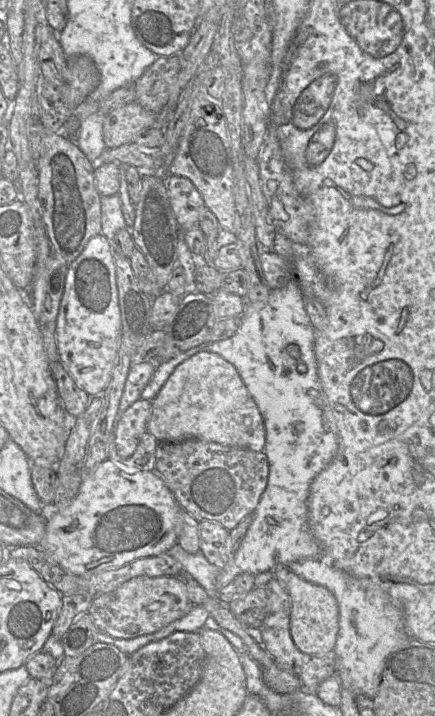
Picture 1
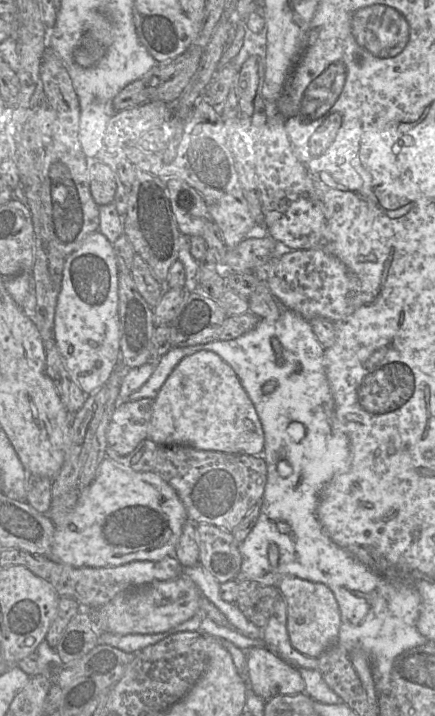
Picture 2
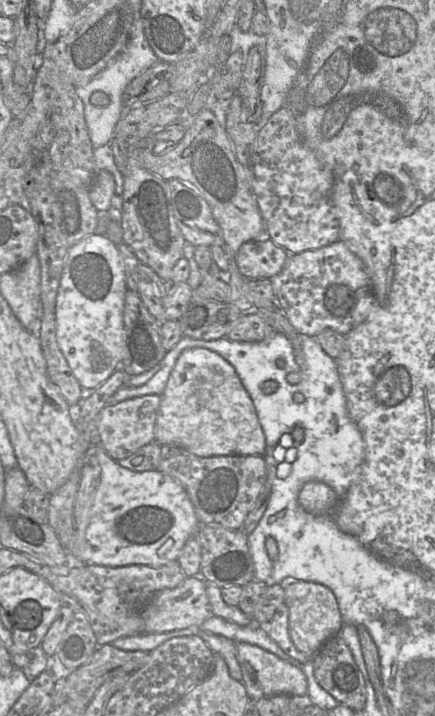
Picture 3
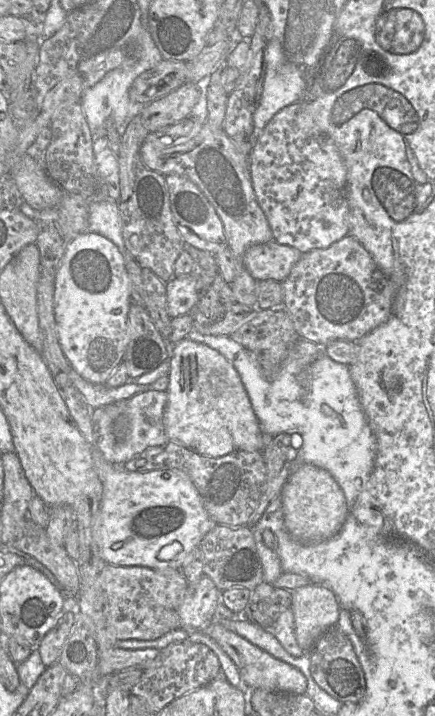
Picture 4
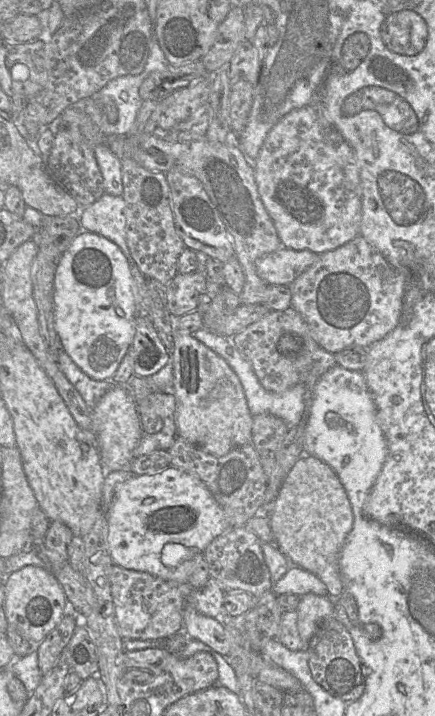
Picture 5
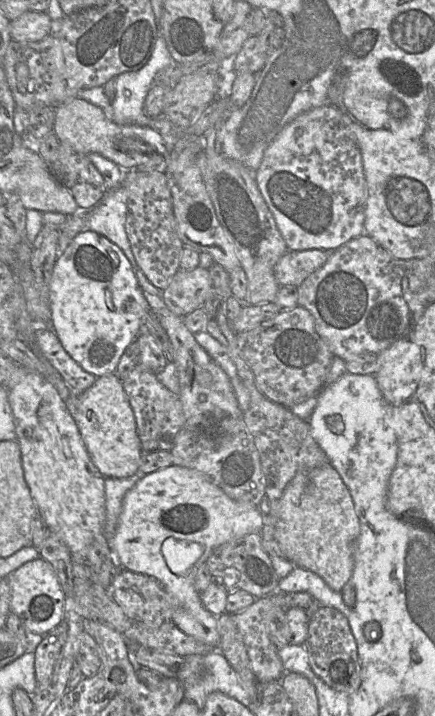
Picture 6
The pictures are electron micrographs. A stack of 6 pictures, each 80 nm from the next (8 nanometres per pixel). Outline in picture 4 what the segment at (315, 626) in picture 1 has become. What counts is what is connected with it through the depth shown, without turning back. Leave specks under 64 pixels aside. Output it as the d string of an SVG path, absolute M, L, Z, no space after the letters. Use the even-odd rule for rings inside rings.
M310 583L289 591L292 593L290 609L294 615L296 641L301 649L309 654L318 638L337 625L341 606L333 591L323 585Z

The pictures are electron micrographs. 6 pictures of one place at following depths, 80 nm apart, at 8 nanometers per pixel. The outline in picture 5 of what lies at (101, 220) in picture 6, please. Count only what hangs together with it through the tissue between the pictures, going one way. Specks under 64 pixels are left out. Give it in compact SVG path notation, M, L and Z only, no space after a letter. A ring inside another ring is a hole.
M104 193L89 206L82 207L78 218L83 230L95 232L113 241L136 265L126 243L124 207L122 196Z

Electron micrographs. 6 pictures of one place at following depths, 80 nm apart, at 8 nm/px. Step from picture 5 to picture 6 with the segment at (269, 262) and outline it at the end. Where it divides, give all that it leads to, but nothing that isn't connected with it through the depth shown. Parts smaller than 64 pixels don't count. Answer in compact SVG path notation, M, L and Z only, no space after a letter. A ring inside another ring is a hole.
M308 249L288 250L275 265L274 273L280 286L298 286L310 274L319 269L332 251Z

